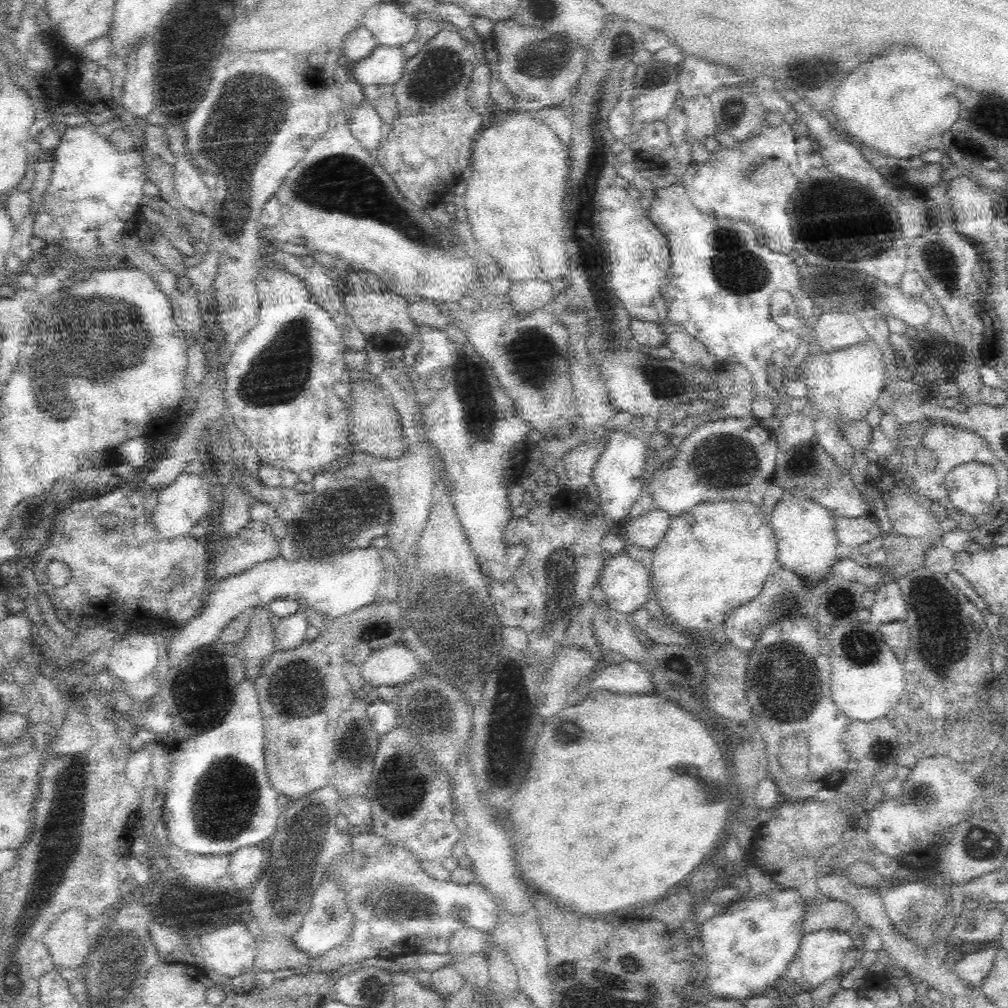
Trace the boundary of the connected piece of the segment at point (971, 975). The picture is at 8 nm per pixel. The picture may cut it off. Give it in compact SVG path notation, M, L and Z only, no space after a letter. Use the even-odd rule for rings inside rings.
M986 944L986 948L978 952L969 952L956 964L958 978L962 978L966 985L979 987L993 968L996 951L994 944Z

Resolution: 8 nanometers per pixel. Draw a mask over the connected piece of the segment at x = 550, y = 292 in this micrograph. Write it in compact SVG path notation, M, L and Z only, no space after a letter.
M537 278L513 282L507 294L508 306L511 308L510 313L534 312L534 310L548 305L555 294L550 282L544 282Z

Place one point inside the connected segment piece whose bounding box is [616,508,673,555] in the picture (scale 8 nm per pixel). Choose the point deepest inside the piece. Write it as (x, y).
(645, 530)

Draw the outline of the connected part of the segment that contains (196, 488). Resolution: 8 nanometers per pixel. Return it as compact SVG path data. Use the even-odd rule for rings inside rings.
M183 472L170 487L158 492L157 505L151 513L157 535L160 538L176 538L189 534L202 517L212 512L210 506L217 500L217 495L215 482L208 473Z

